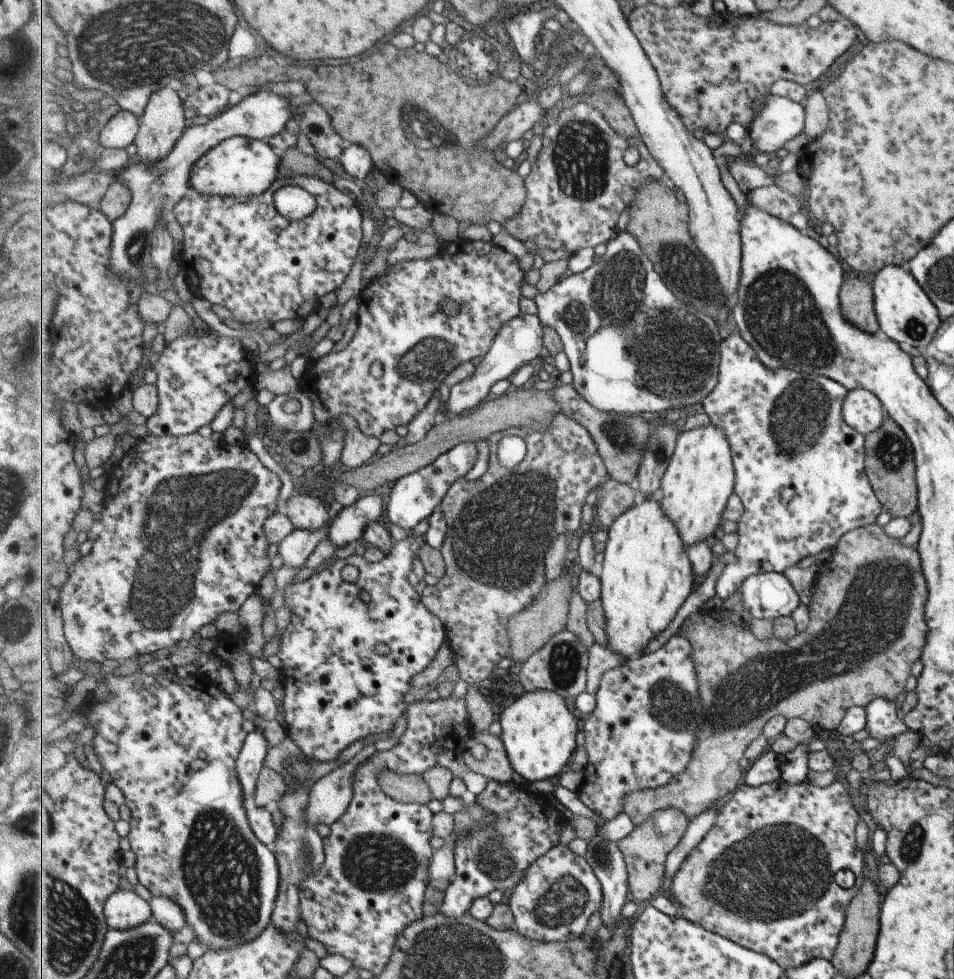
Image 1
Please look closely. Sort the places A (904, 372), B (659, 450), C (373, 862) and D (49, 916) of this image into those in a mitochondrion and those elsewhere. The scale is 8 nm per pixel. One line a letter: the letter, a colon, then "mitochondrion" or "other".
A: other
B: mitochondrion
C: mitochondrion
D: mitochondrion

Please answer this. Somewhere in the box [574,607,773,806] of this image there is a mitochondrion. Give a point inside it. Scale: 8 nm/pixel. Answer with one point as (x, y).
(671, 704)

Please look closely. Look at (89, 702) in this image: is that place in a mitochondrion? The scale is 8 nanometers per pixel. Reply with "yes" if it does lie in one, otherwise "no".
no

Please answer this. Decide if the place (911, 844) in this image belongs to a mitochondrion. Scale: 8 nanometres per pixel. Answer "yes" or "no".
yes

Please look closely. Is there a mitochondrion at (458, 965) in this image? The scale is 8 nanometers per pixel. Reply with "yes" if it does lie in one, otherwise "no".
yes

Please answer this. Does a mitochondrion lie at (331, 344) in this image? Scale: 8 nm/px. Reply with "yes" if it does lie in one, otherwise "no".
no

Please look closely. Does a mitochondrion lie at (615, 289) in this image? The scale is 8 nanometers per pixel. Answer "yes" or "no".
yes

